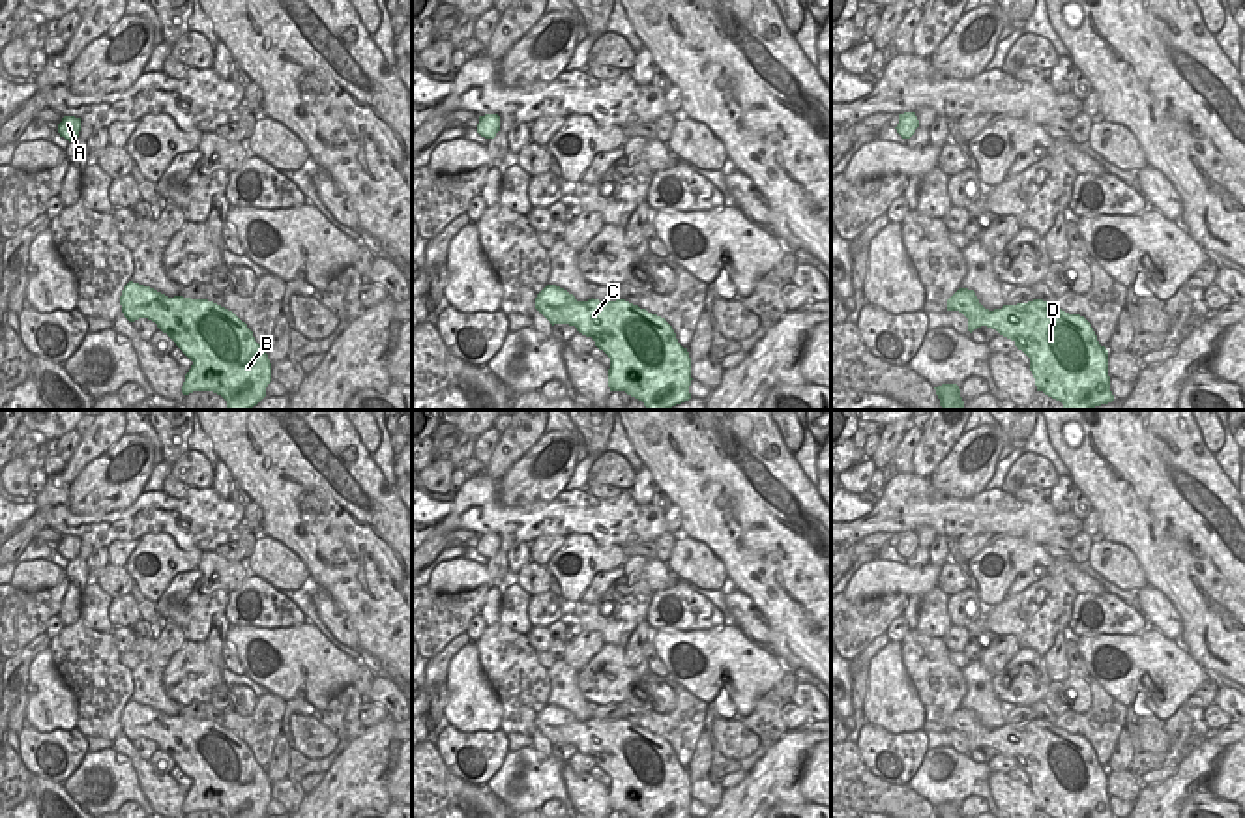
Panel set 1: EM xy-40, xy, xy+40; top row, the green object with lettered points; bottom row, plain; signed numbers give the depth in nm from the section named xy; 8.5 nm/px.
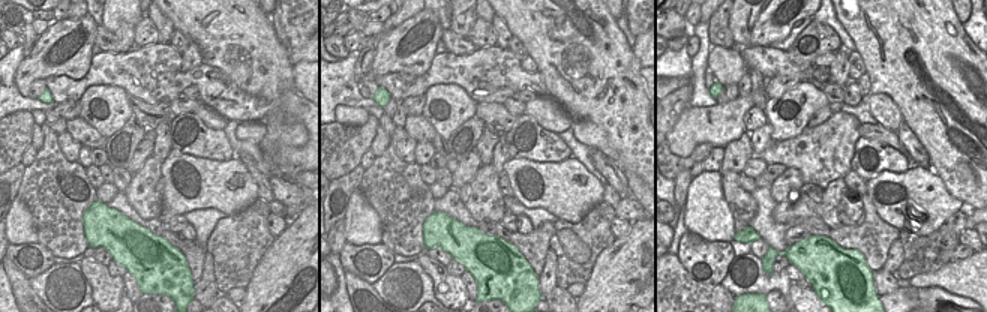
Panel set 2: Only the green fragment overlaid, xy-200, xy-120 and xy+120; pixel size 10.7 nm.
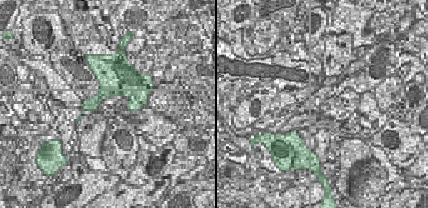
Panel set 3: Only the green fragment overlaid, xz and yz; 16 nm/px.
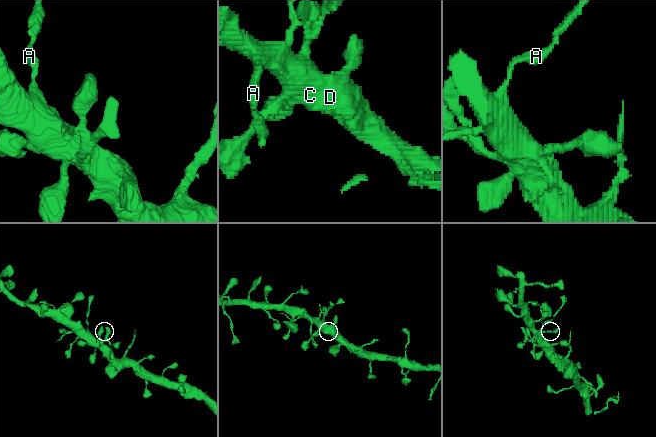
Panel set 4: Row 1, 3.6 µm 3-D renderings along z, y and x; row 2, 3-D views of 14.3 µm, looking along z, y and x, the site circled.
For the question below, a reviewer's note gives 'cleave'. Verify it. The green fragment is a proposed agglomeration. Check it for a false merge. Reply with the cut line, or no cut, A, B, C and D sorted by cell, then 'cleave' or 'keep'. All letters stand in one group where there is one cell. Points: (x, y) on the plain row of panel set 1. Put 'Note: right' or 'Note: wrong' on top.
Note: wrong
no cut | A B C D | keep

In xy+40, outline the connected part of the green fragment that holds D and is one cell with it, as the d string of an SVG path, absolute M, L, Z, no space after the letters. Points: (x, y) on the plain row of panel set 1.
M968 708L947 719L947 730L962 732L970 752L987 745L1011 758L1030 777L1037 811L1052 818L1114 818L1108 769L1084 736L1043 719L989 730Z

